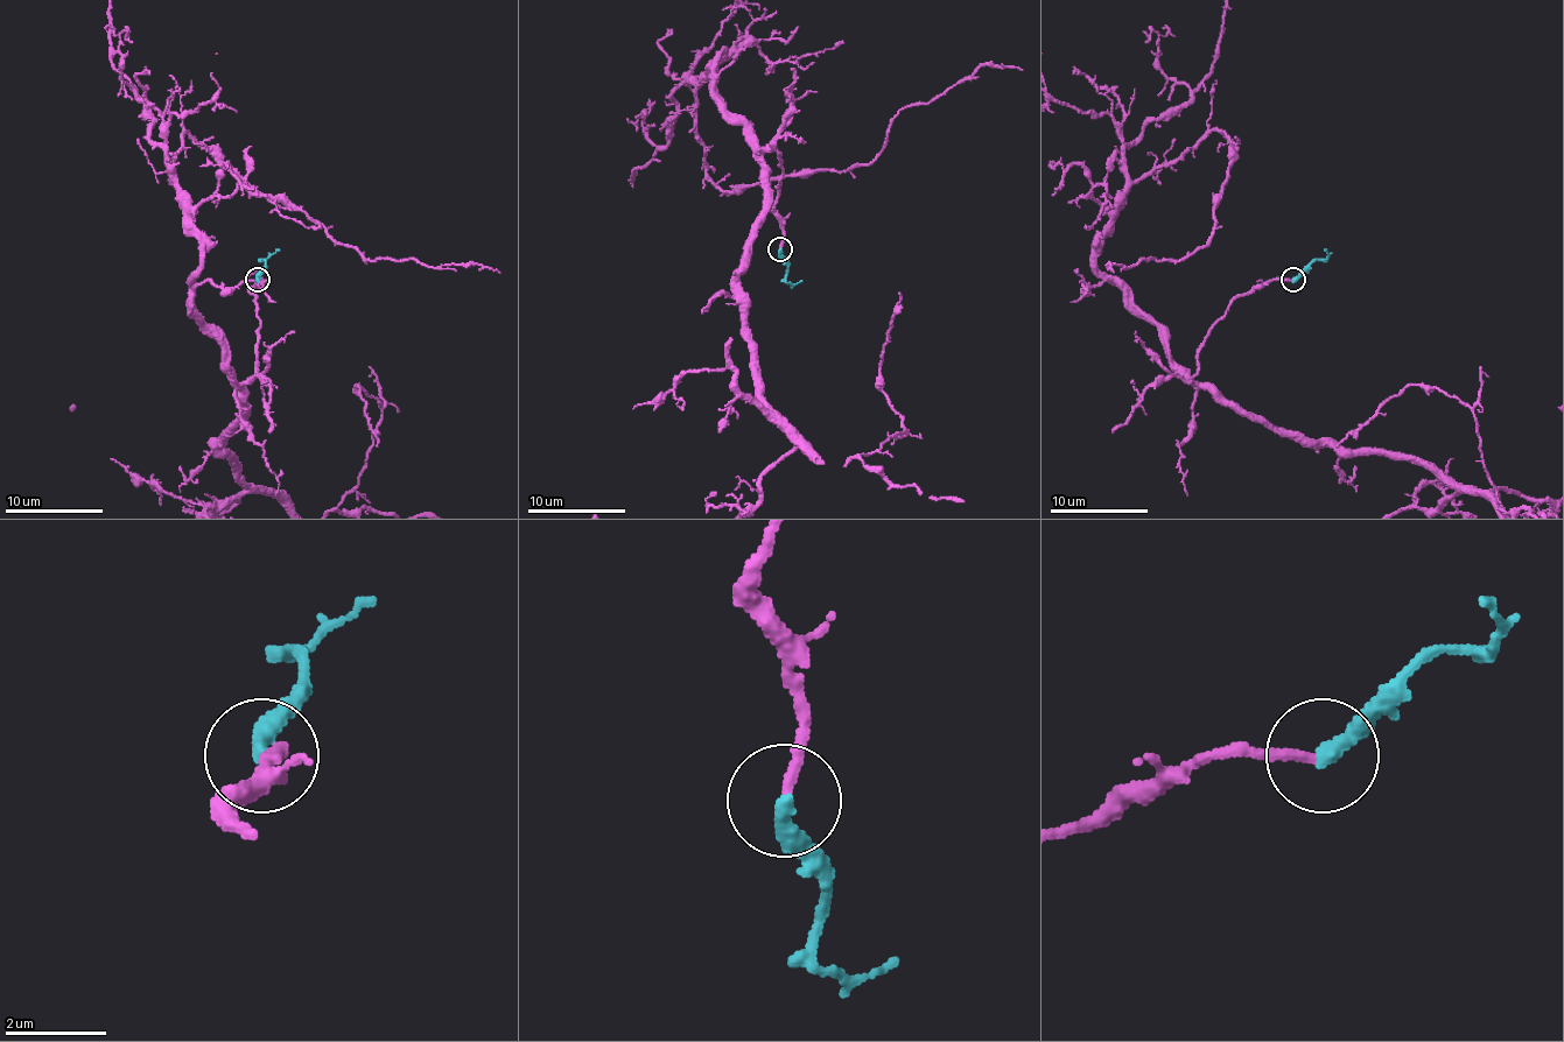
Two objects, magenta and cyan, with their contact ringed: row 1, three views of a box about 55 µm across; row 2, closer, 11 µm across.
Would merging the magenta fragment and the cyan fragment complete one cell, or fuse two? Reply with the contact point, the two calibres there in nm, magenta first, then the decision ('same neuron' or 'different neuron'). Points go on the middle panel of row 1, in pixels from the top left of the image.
at (779, 250); 190 nm thick on the magenta side, 360 nm on the other; same neuron

